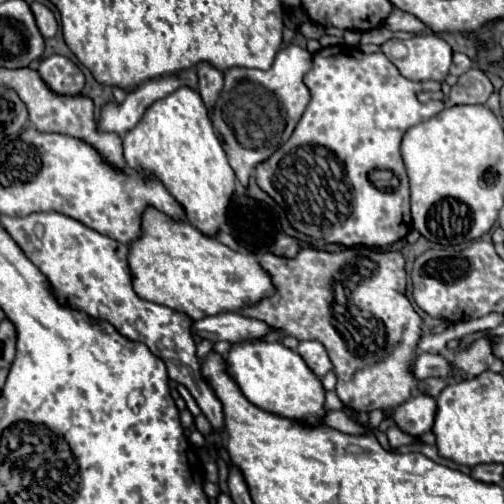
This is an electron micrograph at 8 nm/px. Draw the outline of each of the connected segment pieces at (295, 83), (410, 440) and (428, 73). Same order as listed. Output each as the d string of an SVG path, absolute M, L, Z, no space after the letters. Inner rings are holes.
M288 44L276 54L276 60L268 70L234 66L224 72L224 88L208 116L222 136L224 152L242 184L248 184L256 164L268 160L290 138L304 114L310 92L304 86L302 76L308 68L312 68L312 54L296 44Z
M390 426L390 428L386 430L386 438L388 438L390 448L402 448L402 446L410 446L410 444L414 444L414 436L404 434L398 426Z
M416 34L408 40L388 40L382 46L372 46L382 50L408 80L436 80L442 82L448 76L452 64L452 48L436 34ZM394 44L406 46L406 54L396 58L390 50Z

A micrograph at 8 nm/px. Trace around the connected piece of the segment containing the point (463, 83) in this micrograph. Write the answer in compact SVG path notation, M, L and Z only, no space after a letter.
M470 68L458 82L452 86L450 92L450 106L452 104L486 104L488 96L492 94L492 82L480 68Z

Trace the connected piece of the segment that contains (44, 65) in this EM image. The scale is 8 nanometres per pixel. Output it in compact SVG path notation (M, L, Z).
M50 56L44 58L38 66L38 74L44 84L58 96L76 96L84 90L84 74L82 70L64 56Z

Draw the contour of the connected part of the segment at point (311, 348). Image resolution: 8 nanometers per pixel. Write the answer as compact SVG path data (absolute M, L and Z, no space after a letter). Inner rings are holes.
M300 342L298 344L298 354L302 356L302 360L308 364L308 368L318 378L322 378L326 372L332 370L332 362L328 358L328 352L320 342Z

